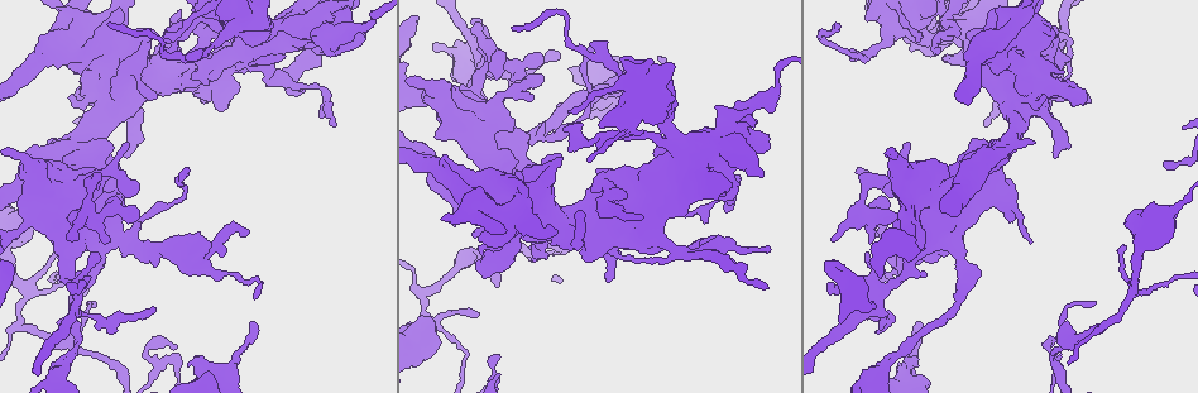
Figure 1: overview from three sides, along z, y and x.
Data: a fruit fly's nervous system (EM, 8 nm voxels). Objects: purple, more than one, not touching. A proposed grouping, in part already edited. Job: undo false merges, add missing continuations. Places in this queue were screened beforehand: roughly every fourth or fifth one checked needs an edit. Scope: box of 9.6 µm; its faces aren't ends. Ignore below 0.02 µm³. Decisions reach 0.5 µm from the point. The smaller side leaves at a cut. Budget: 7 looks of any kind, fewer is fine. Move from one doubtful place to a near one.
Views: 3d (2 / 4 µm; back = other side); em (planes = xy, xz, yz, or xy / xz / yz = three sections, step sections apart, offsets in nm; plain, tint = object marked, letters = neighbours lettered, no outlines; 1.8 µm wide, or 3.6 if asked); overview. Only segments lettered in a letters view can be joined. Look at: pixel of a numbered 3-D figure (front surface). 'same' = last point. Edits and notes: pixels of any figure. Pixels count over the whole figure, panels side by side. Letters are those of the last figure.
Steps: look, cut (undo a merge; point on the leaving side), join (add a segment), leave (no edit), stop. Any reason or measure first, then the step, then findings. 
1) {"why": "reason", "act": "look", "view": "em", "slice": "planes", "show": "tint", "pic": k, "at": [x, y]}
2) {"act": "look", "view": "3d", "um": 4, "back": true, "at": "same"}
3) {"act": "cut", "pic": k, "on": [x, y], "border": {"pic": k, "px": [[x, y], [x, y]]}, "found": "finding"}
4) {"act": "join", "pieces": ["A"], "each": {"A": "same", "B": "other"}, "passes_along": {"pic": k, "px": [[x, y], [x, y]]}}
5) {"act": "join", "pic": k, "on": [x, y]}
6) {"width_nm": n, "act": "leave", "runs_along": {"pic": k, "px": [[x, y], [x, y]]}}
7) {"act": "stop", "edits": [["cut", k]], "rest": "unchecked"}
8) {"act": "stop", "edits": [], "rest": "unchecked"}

{"why": "closes a loop", "act": "look", "view": "em", "um": 3.6, "slice": "yz", "step": 16, "show": "tint", "pic": 1, "at": [542, 204]}

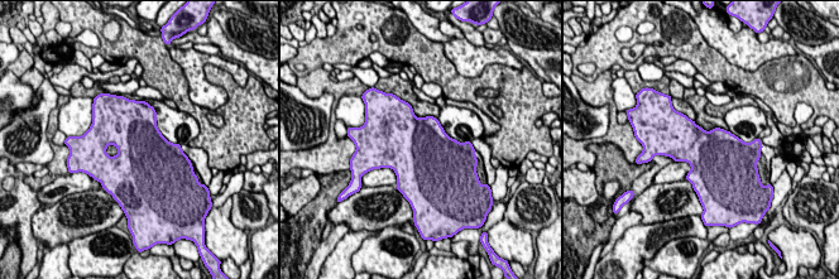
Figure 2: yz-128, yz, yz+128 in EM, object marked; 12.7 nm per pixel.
{"act": "look", "view": "em", "um": 3.6, "slice": "xy", "step": 4, "show": "tint", "at": "same"}

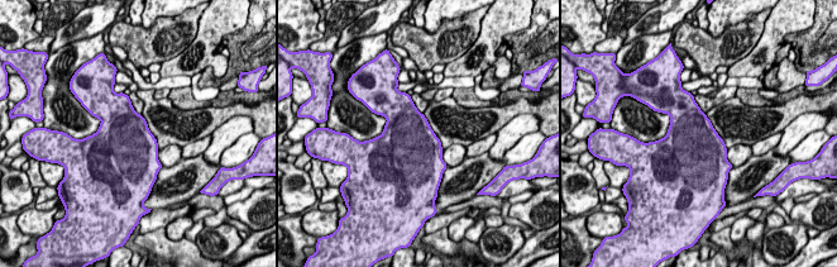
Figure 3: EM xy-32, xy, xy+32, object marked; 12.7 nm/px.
{"why": "see the neighbours", "act": "look", "view": "em", "um": 3.6, "slice": "xy", "step": 4, "show": "letters", "at": "same"}

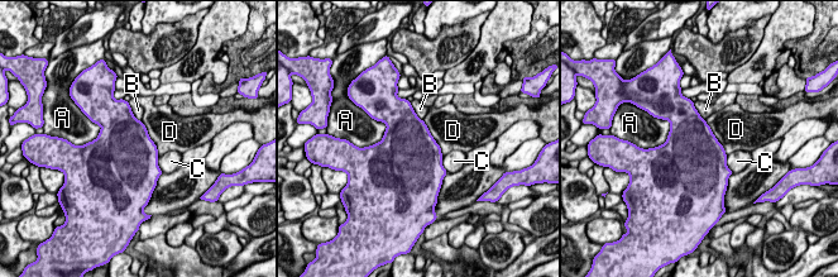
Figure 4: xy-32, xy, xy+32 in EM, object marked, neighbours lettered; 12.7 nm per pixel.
{"act": "leave", "each": {"A": "other", "B": "other", "C": "other", "D": "other"}, "border": {"pic": 4, "px": [[704, 119], [727, 154]]}, "found": "continuous, no second neuron"}

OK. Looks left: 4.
{"why": "free end", "act": "look", "view": "3d", "um": 4, "back": true, "pic": 1, "at": [595, 108]}

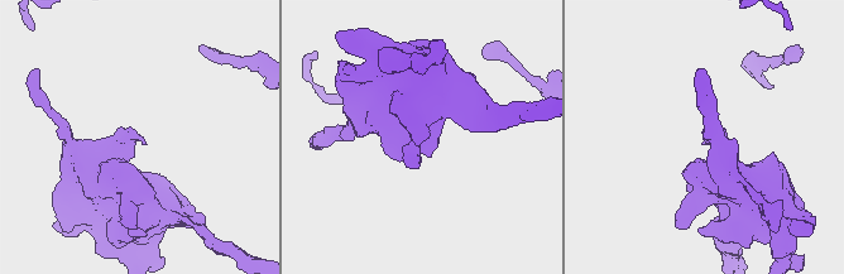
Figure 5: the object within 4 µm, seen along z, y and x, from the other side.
{"act": "look", "view": "em", "slice": "yz", "step": 4, "show": "tint", "pic": 5, "at": [145, 143]}

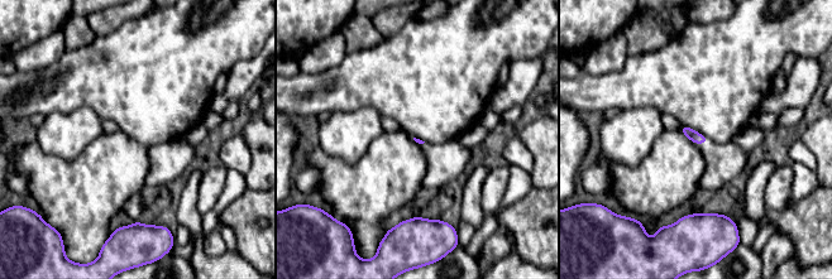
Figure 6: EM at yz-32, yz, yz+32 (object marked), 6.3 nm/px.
{"act": "look", "view": "em", "slice": "planes", "show": "letters", "at": "same"}

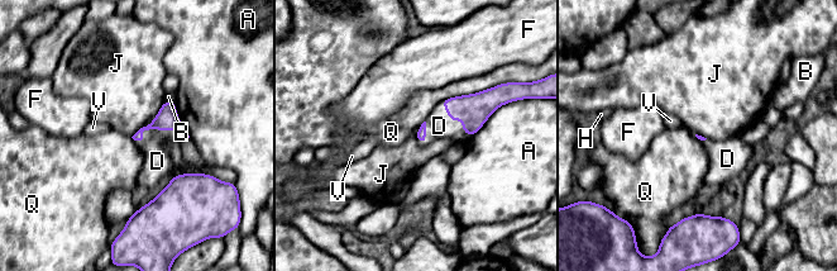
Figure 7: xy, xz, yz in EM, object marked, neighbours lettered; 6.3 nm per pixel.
{"act": "join", "pieces": ["D"], "each": {"A": "other", "B": "other", "D": "same", "F": "other", "H": "other", "J": "other", "Q": "other", "V": "other"}, "passes_along": {"pic": 7, "px": [[167, 119], [158, 129], [157, 161]]}, "found": "it goes on there"}

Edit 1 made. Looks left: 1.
{"why": "closes a loop", "act": "look", "view": "em", "um": 3.6, "slice": "planes", "show": "letters", "pic": 1, "at": [682, 254]}

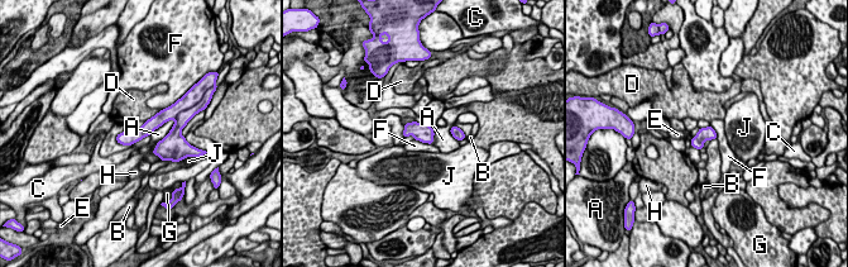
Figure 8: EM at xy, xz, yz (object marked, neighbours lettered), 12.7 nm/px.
{"act": "leave", "each": {"A": "other", "B": "other", "C": "other", "D": "other", "E": "other", "F": "other", "G": "other", "H": "other", "J": "other"}, "found": "continuous, no second neuron"}

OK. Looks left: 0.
{"act": "stop", "edits": [["join", 7]], "rest": "unchecked"}

